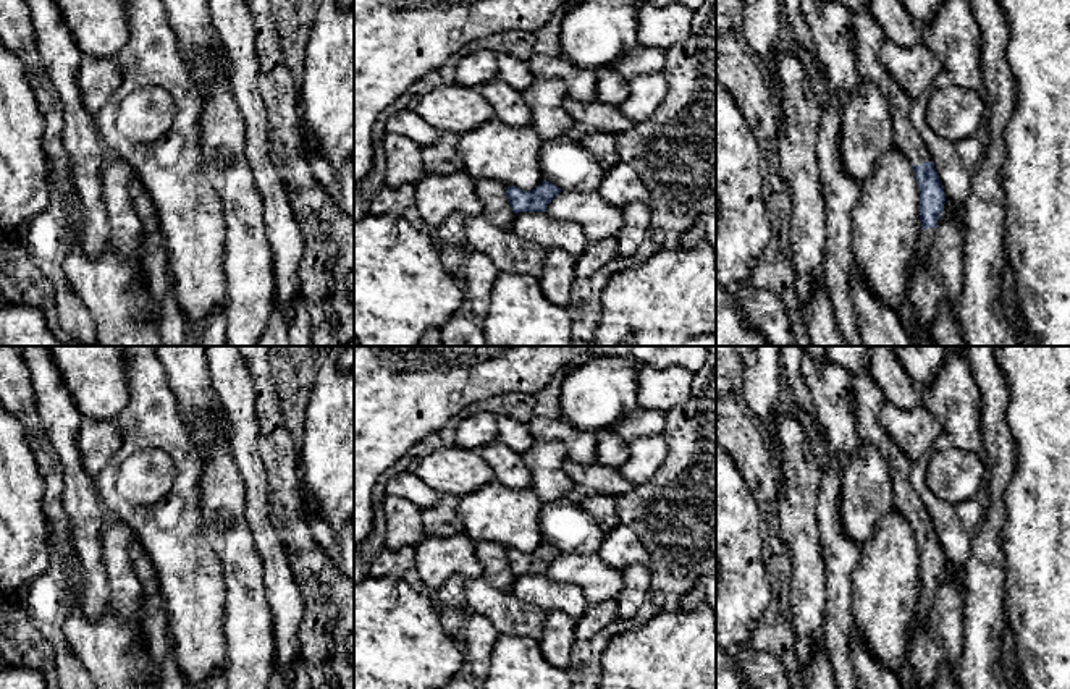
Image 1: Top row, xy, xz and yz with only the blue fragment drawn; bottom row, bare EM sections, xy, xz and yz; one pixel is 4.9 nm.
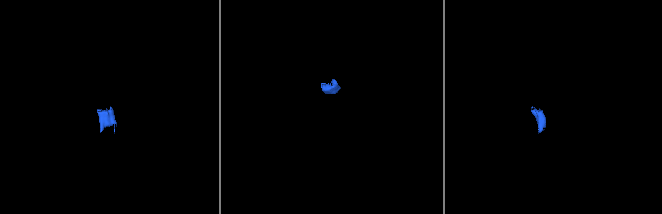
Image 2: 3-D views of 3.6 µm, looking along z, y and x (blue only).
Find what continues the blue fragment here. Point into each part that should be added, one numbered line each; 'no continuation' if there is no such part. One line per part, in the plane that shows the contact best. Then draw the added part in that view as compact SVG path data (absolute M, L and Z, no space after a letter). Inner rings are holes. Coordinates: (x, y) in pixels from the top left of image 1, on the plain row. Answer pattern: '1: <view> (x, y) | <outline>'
1: yz (868, 398) | M865 367L852 375L855 417L863 440L871 442L883 454L889 480L892 484L892 508L895 508L912 527L931 524L931 516L910 482L912 461L902 448L884 432L879 411L886 396Z
2: yz (926, 599) | M926 590L920 594L918 621L926 623L928 615L933 608L934 598L936 598L936 590Z

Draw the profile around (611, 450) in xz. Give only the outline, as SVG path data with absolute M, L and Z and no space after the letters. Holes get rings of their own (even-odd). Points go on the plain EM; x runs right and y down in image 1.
M611 429L596 433L596 463L617 469L629 456L629 442L616 435Z

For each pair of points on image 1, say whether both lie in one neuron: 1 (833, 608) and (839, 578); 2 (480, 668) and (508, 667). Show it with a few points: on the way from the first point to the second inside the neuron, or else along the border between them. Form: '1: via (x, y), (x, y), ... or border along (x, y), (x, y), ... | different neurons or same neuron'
1: via (838, 600), (839, 586) | same neuron
2: border along (500, 634), (487, 672) | different neurons

